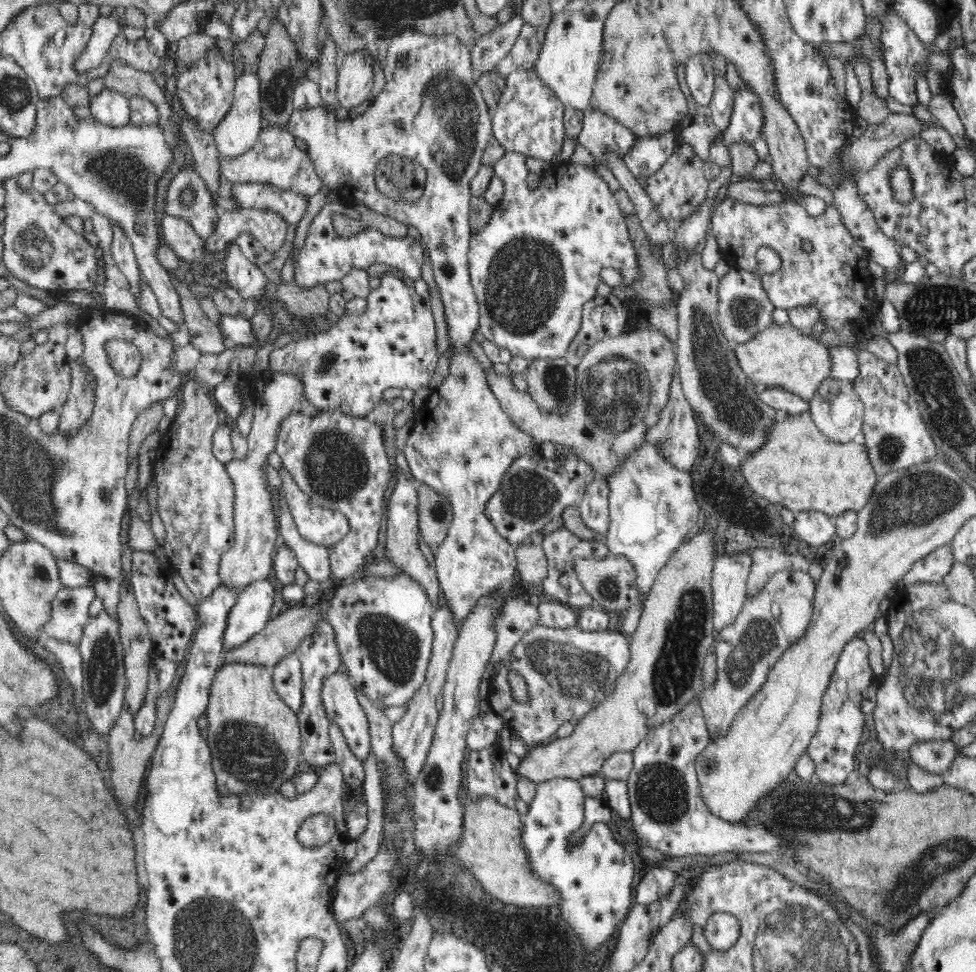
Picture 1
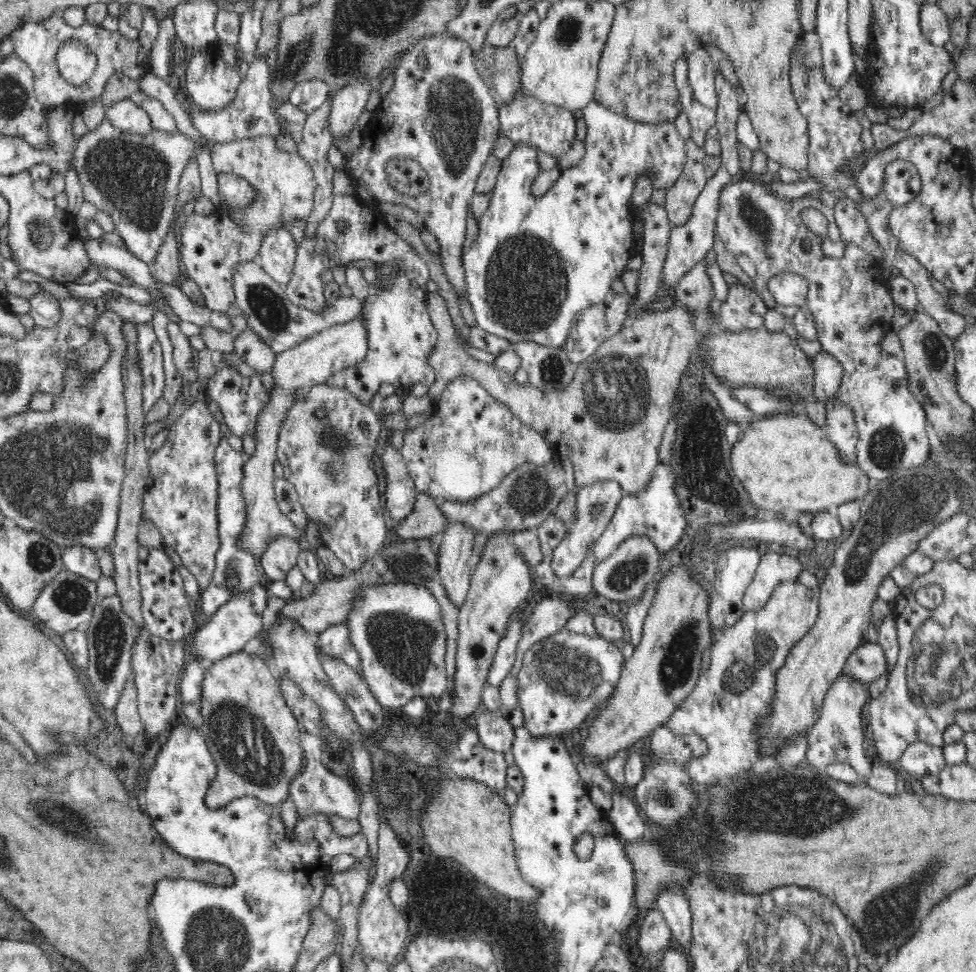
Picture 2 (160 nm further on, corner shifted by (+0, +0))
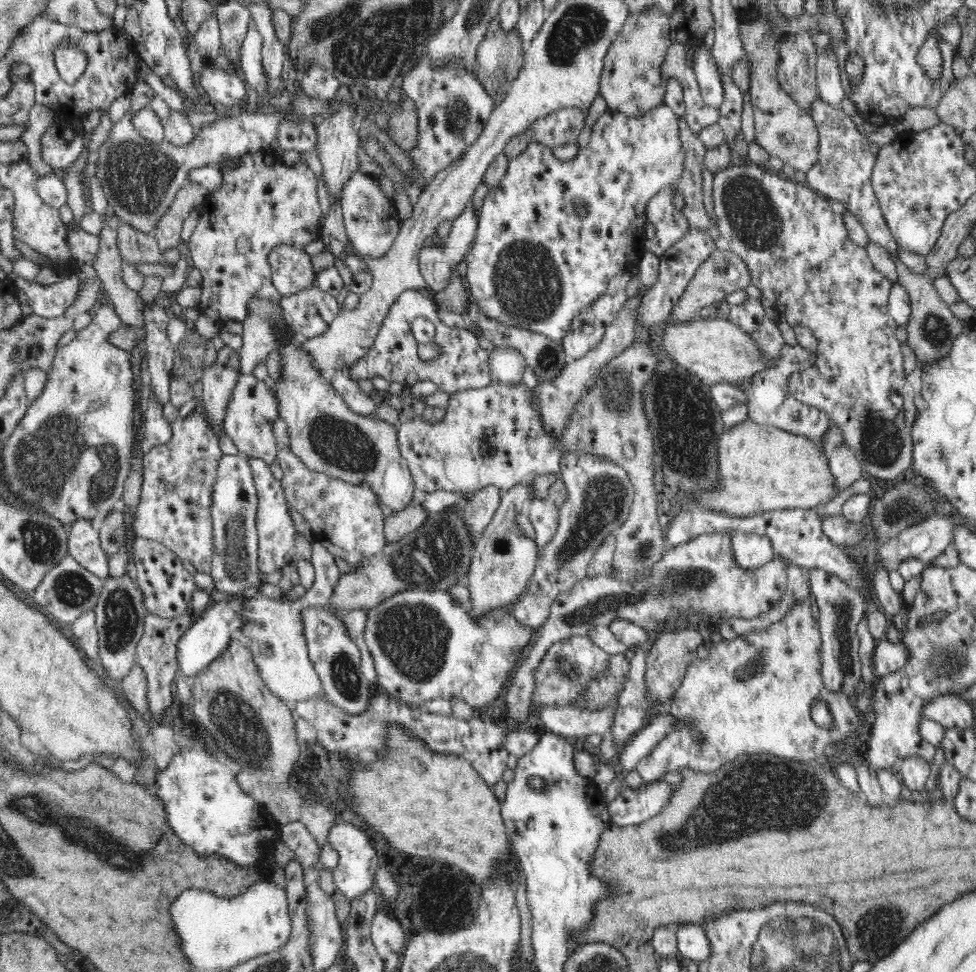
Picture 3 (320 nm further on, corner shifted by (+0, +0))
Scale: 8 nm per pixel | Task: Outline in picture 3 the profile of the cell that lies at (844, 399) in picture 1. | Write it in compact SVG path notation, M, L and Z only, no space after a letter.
M846 442L843 446L830 448L827 461L837 490L850 488L856 480L860 480L864 476L854 451L846 445Z

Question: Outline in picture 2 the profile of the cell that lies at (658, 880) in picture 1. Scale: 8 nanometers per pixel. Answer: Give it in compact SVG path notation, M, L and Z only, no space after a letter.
M666 888L656 898L655 908L664 916L673 940L682 948L690 948L691 908L683 890Z

